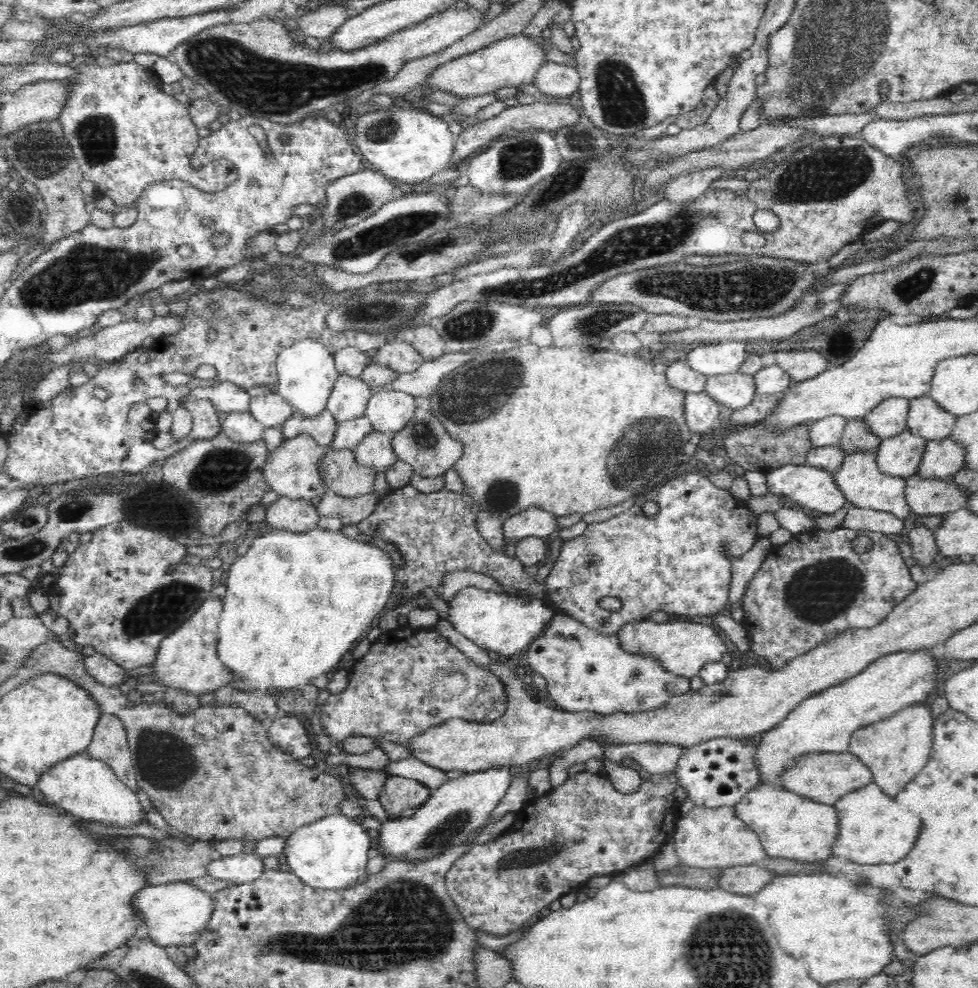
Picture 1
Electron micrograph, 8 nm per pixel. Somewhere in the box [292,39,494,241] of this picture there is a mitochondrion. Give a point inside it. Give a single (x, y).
(357, 202)

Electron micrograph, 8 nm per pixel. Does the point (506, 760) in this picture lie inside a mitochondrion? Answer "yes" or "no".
no

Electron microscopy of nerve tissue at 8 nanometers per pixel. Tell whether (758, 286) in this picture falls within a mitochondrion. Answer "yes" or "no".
yes

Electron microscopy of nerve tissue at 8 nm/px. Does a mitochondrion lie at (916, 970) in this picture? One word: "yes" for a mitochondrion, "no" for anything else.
no

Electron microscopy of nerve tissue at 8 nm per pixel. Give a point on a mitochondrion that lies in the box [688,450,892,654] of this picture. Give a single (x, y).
(822, 591)

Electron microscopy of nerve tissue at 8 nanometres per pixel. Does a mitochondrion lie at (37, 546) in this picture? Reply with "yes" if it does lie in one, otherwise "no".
yes

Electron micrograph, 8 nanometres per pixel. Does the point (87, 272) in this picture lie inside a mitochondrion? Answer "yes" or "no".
yes

